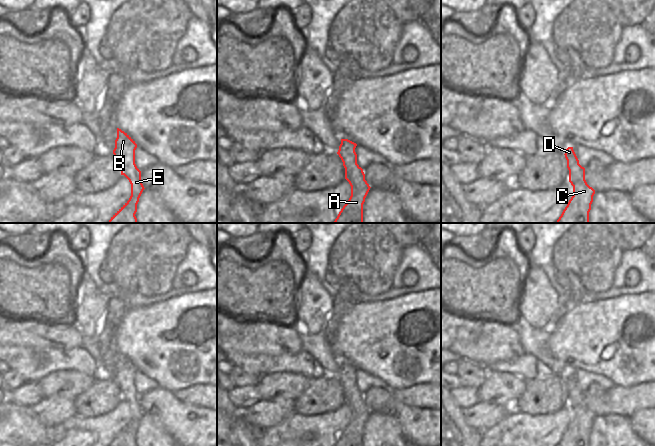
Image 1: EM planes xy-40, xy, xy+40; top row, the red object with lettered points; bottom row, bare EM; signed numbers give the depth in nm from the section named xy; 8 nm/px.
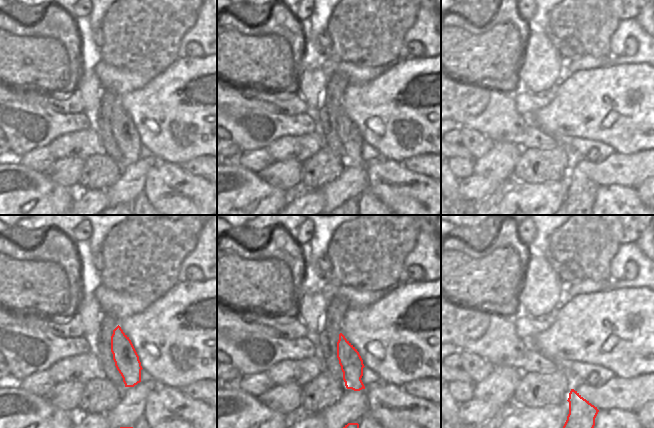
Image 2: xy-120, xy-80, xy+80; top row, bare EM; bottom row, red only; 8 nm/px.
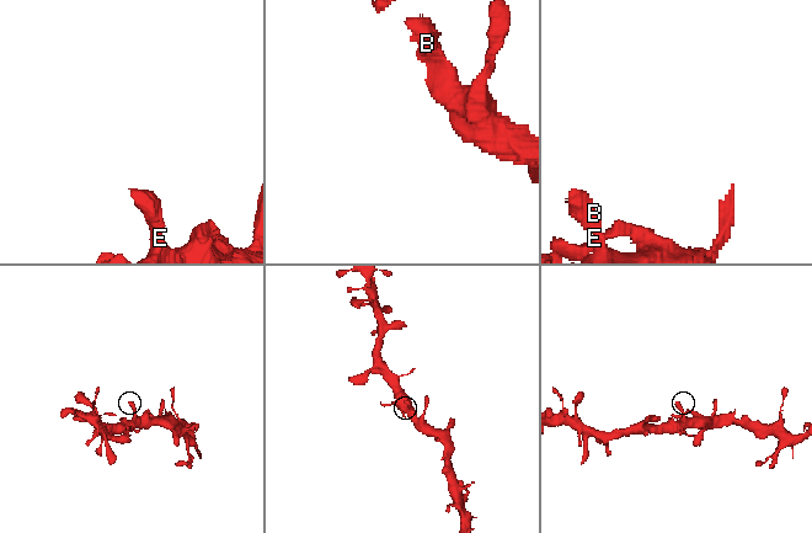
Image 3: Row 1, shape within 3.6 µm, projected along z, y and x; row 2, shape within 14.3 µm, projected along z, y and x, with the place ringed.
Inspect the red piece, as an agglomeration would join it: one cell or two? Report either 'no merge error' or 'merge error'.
no merge error

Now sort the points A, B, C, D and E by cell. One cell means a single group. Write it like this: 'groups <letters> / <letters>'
groups A B C D E

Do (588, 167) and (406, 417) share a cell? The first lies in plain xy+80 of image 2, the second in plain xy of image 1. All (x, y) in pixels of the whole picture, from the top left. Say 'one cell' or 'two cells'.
two cells

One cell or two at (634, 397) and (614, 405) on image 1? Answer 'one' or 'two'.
one

